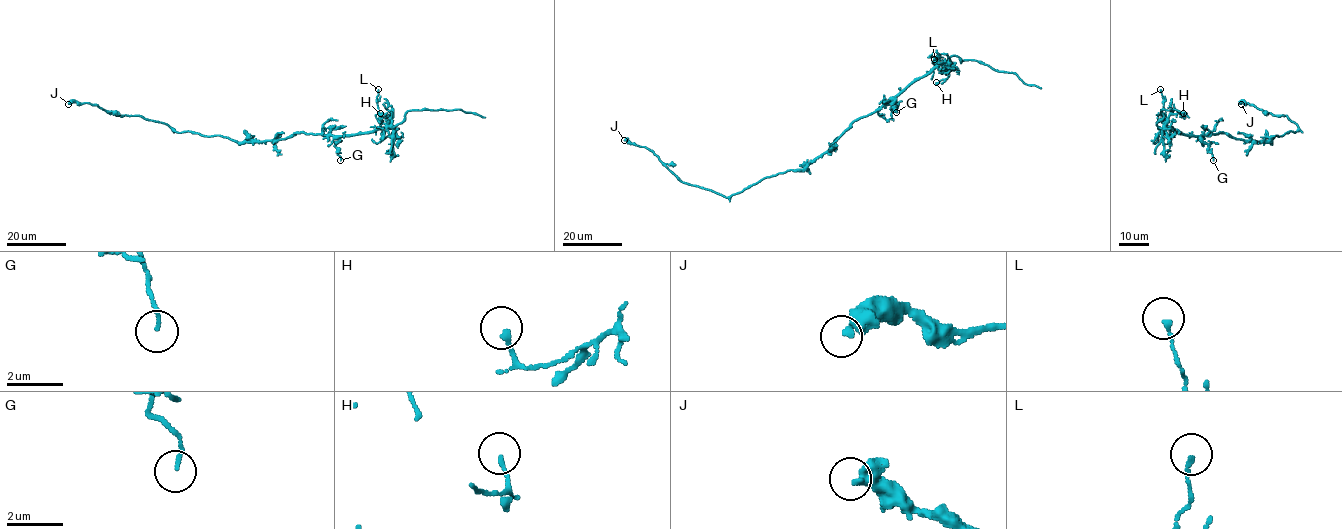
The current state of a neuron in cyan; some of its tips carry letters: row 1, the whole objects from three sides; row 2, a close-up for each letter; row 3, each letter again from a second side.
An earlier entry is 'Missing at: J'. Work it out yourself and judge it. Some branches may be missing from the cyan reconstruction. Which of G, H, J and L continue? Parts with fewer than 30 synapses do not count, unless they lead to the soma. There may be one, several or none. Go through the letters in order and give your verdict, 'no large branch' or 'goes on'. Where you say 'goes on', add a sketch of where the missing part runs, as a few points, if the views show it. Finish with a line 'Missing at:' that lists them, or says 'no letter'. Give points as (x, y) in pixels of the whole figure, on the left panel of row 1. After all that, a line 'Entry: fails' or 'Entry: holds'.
G: no large branch
H: no large branch
J: no large branch
L: no large branch
Missing at: no letter
Entry: fails

